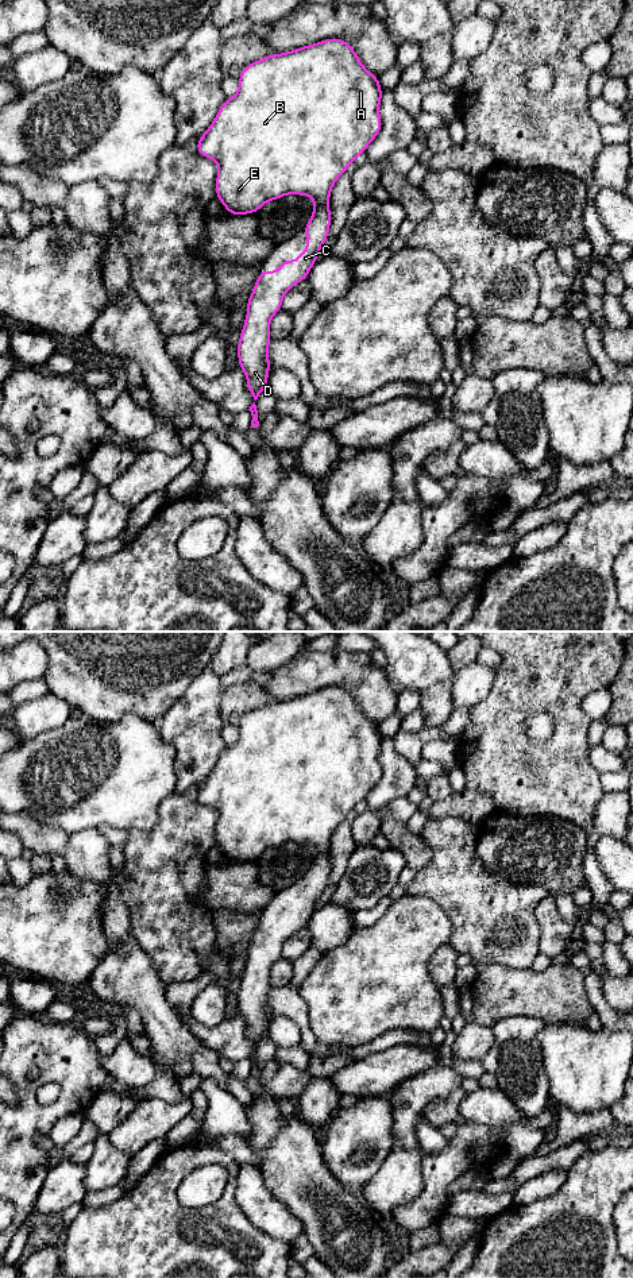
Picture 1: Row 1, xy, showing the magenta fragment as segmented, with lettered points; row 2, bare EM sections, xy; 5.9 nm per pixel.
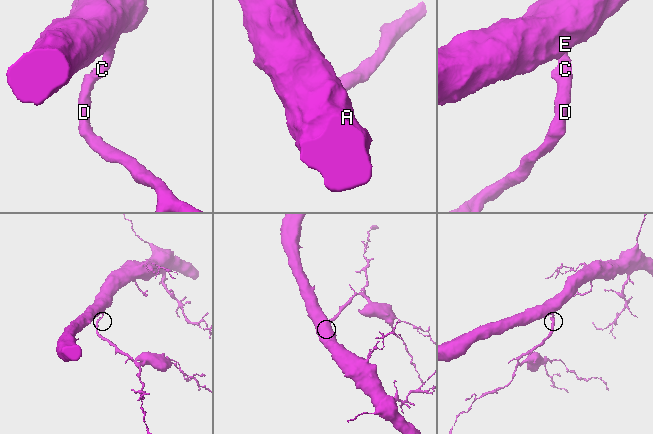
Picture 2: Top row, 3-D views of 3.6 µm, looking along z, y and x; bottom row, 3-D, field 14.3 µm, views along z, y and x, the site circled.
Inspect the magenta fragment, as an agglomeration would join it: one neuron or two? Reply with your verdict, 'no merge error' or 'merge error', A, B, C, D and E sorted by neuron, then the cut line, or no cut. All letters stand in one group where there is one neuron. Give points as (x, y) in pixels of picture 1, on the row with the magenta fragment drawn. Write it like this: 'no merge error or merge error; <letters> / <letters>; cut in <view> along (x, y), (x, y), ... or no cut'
no merge error; A B C D E; no cut

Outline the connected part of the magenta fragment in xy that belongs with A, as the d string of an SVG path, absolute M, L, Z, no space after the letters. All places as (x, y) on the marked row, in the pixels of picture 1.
M340 38L320 40L287 53L271 54L243 67L239 76L239 90L221 104L215 120L196 142L197 151L219 165L216 177L216 197L229 215L256 213L267 201L286 194L310 196L313 213L306 223L306 251L297 260L282 260L278 271L262 271L247 301L247 316L238 341L239 368L247 375L247 390L256 401L266 389L269 368L267 358L270 320L282 309L285 293L308 278L317 262L319 251L328 239L331 227L329 196L337 178L347 171L350 163L364 152L382 128L379 104L382 88L378 76L371 74L360 62L351 45Z

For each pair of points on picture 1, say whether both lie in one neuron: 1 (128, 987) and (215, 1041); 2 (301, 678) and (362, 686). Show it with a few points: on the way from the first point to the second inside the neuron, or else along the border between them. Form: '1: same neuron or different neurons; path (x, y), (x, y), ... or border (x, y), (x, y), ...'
1: different neurons; border (173, 1008), (176, 1015), (201, 1043)
2: same neuron; path (316, 675), (347, 675)

